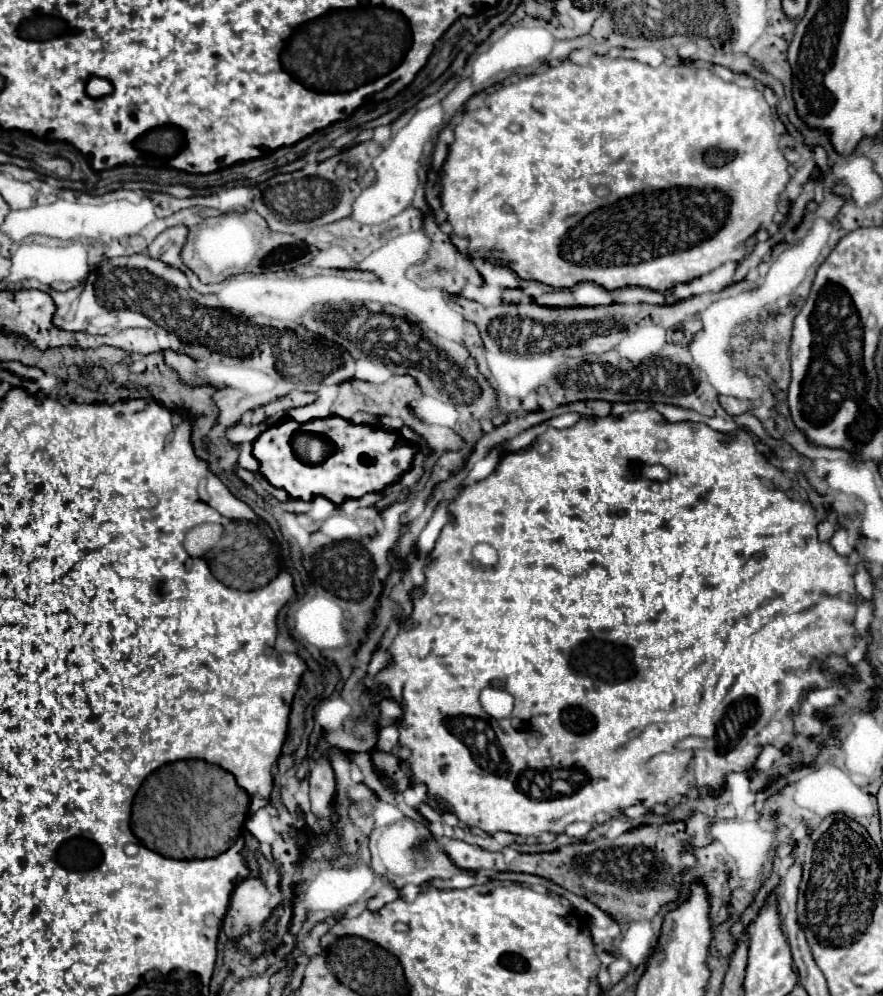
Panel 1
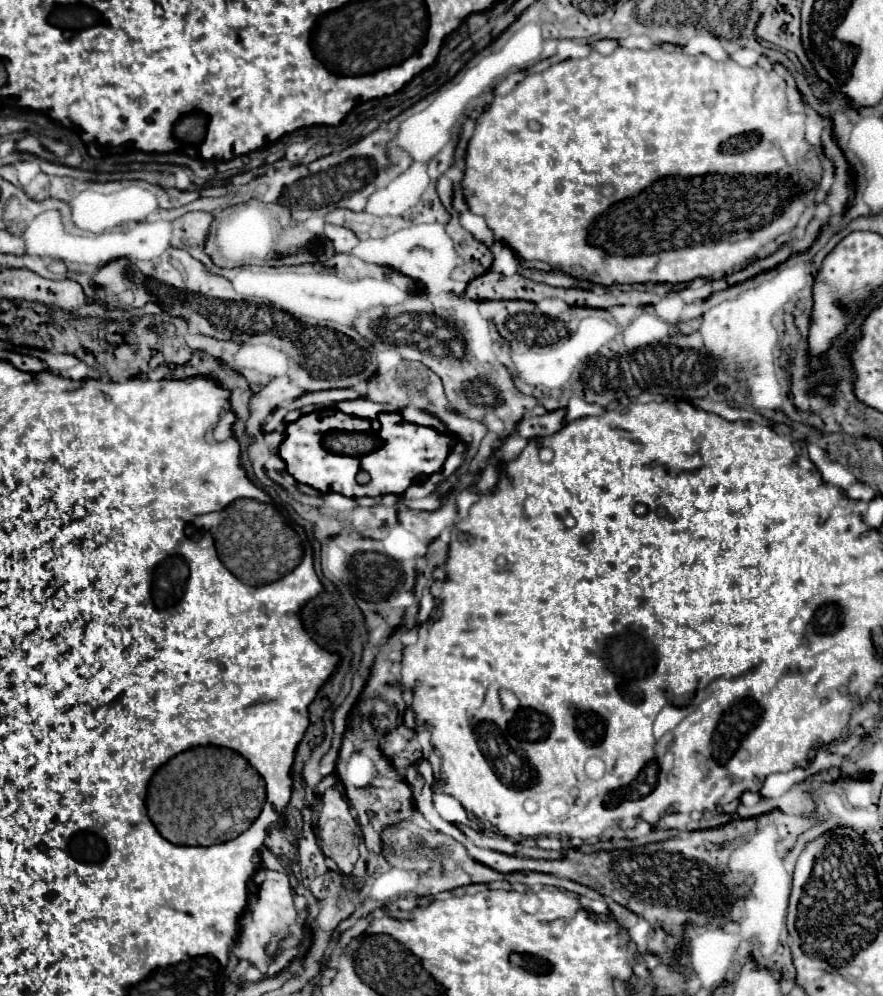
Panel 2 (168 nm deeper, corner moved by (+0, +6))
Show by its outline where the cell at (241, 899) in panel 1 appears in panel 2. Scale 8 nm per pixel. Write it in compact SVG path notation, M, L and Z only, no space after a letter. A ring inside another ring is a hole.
M261 868L259 872L255 872L255 876L249 882L249 904L241 920L243 928L241 928L239 942L233 946L233 954L241 960L251 962L263 974L263 978L267 978L269 965L272 962L272 959L267 958L271 958L270 953L278 952L279 940L287 935L289 926L297 924L297 918L299 914L295 908L293 888L289 884L287 874ZM267 944L268 953L266 952Z

